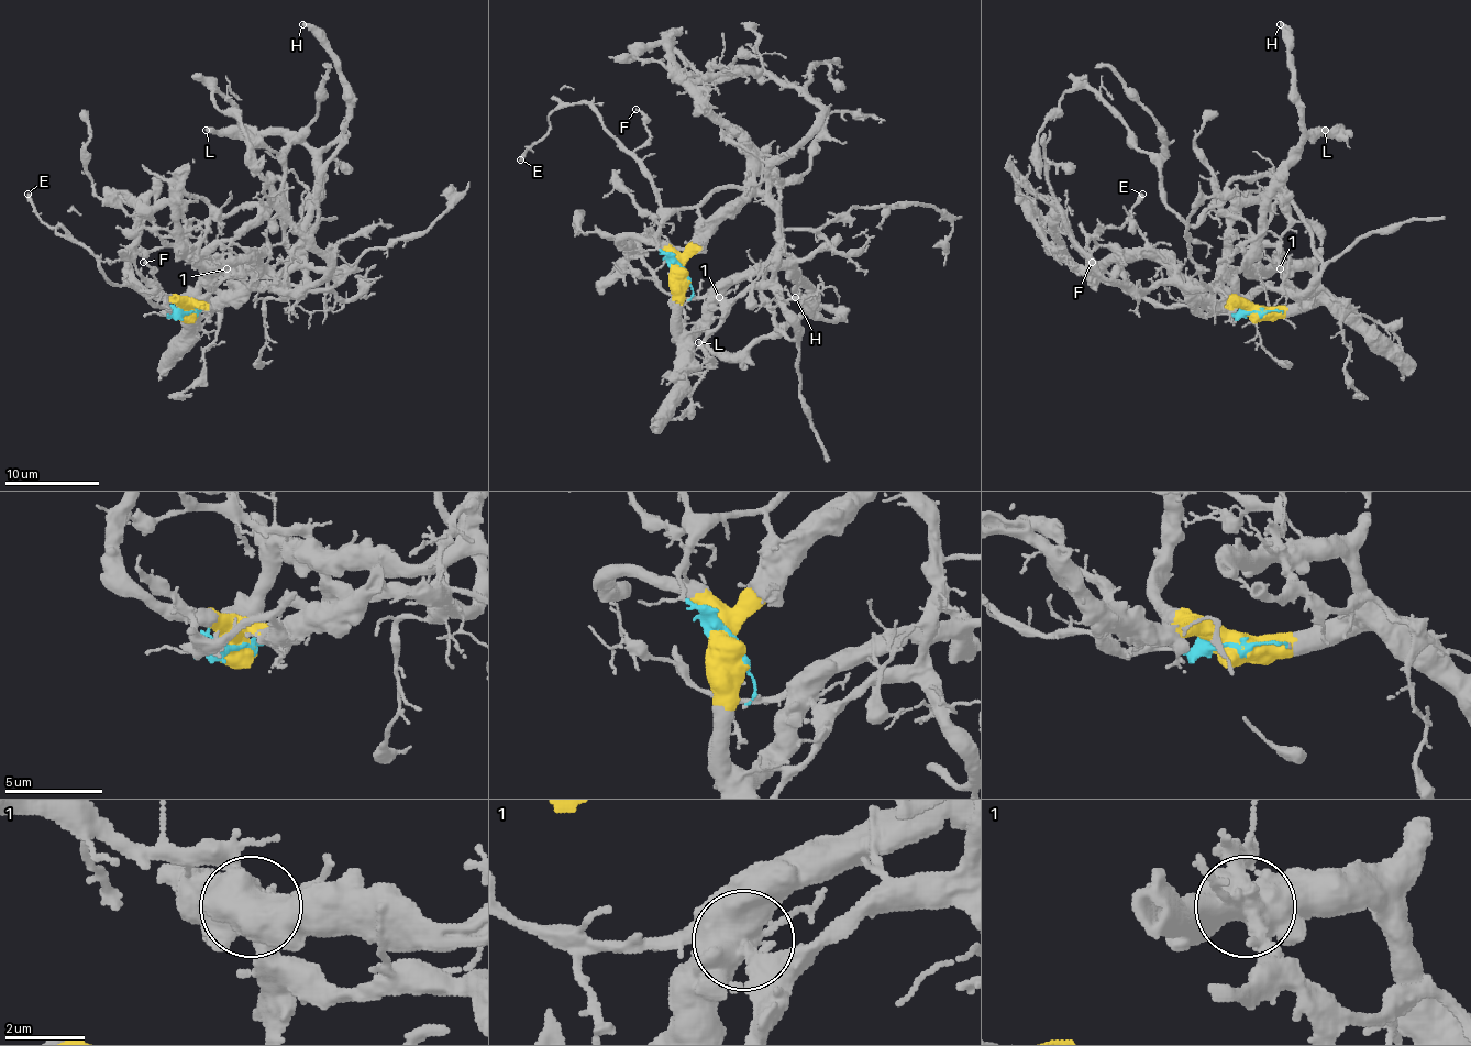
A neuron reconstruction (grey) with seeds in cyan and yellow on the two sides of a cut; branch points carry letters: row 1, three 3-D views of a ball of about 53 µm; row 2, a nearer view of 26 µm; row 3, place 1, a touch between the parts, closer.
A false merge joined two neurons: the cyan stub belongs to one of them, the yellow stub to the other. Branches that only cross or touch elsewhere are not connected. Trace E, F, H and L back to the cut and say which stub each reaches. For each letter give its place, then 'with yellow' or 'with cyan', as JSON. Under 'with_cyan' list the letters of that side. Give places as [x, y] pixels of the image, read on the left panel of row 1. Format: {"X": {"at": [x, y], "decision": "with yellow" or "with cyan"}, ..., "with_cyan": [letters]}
{"E": {"at": [28, 194], "decision": "with cyan"}, "F": {"at": [143, 262], "decision": "with cyan"}, "H": {"at": [302, 24], "decision": "with yellow"}, "L": {"at": [206, 130], "decision": "with yellow"}, "with_cyan": ["E", "F"]}

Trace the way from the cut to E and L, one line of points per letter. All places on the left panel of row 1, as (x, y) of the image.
E: (191, 311), (165, 314), (167, 309), (130, 285), (113, 285), (85, 248), (40, 219), (29, 193)
L: (191, 311), (196, 285), (212, 268), (283, 273), (295, 262), (316, 182), (316, 157), (295, 136), (206, 130)

